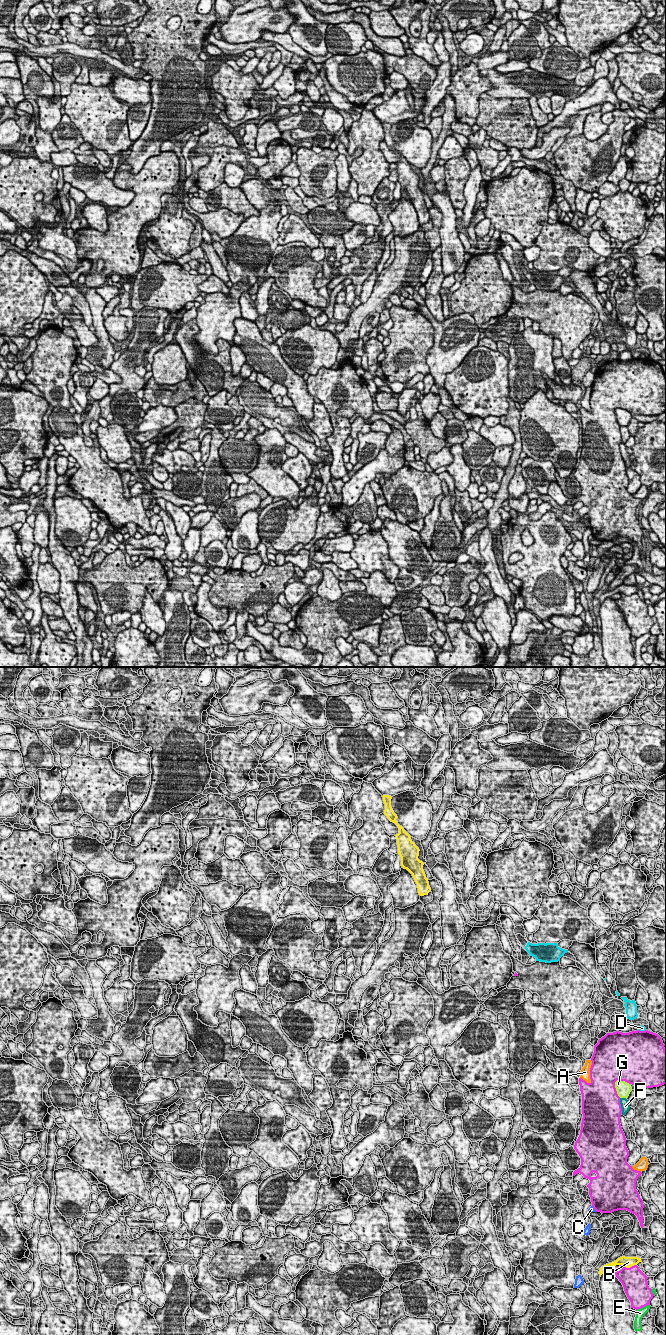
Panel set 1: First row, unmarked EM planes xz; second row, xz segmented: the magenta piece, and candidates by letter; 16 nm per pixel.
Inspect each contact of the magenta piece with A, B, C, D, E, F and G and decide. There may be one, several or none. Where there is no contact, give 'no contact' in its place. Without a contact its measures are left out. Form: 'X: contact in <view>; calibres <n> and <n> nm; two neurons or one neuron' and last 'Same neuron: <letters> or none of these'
A: contact in xz; calibres 480 and 160 nm; two neurons
B: contact in xz; calibres 400 and 170 nm; two neurons
C: contact in xz; calibres 480 and 90 nm; two neurons
D: contact in xz; calibres 500 and 90 nm; two neurons
E: contact in xz; calibres 380 and 140 nm; two neurons
F: contact in xz; calibres 500 and 140 nm; two neurons
G: contact in xz; calibres 500 and 240 nm; two neurons
Same neuron: none of these

